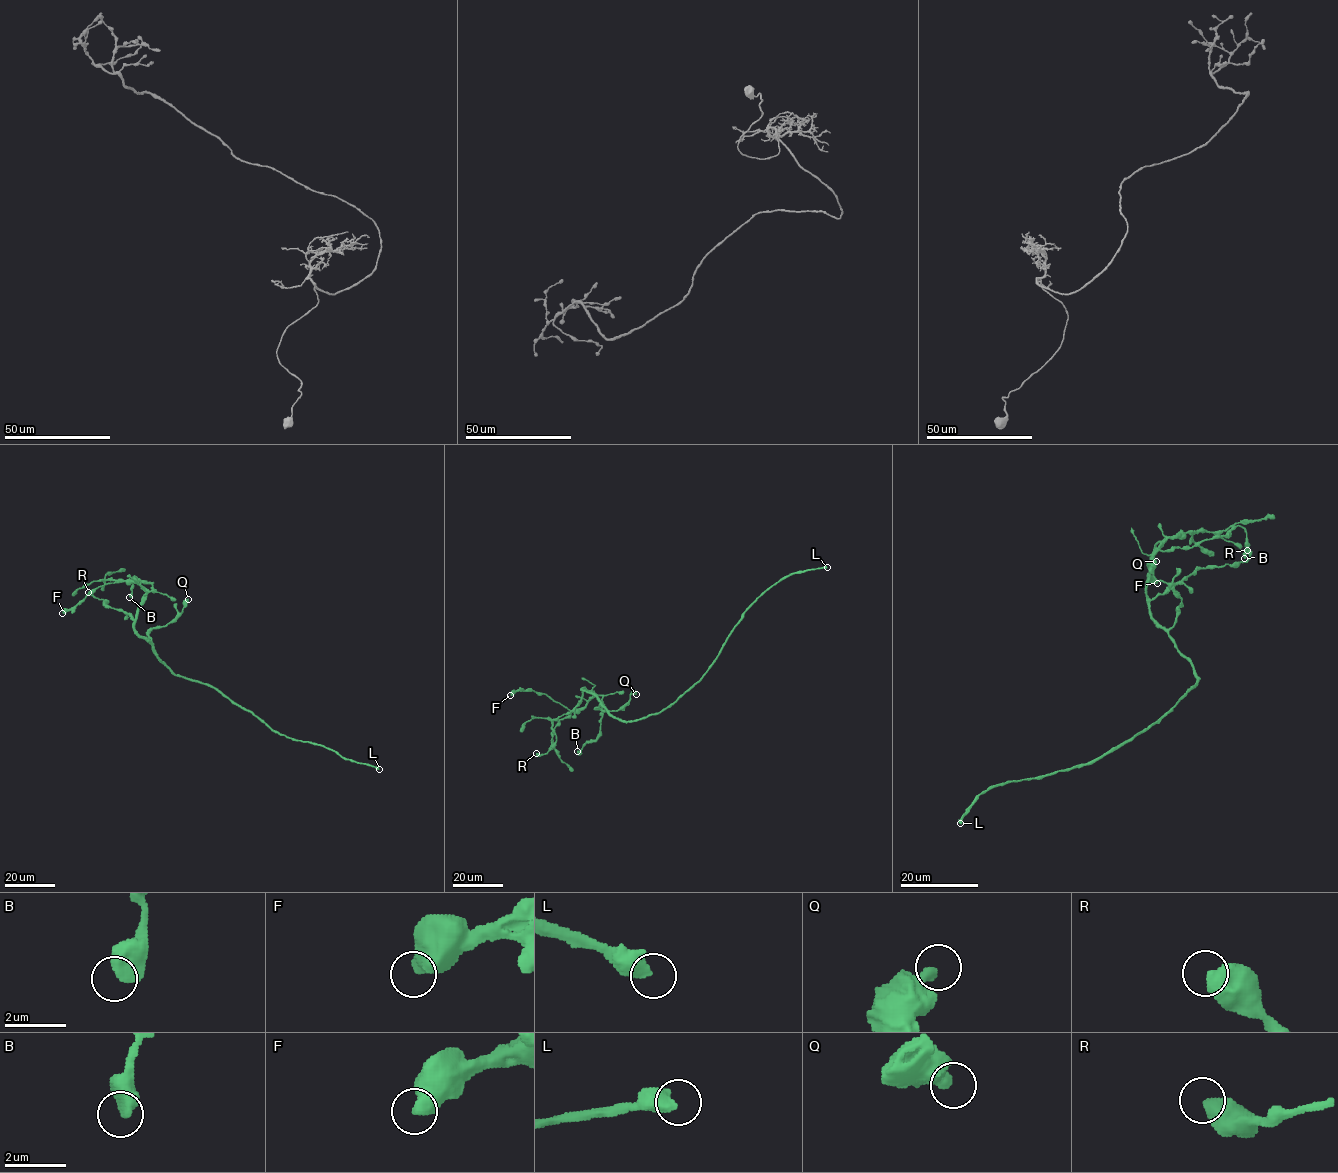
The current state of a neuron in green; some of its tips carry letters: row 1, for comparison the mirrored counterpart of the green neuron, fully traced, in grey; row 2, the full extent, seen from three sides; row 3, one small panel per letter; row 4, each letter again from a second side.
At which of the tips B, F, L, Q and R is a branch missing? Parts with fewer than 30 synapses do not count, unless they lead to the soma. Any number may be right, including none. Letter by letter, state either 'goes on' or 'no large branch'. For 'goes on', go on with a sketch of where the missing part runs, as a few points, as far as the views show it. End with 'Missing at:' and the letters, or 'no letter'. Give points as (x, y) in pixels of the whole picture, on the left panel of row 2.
B: no large branch
F: no large branch
L: goes on
Q: no large branch
R: no large branch
Missing at: L

